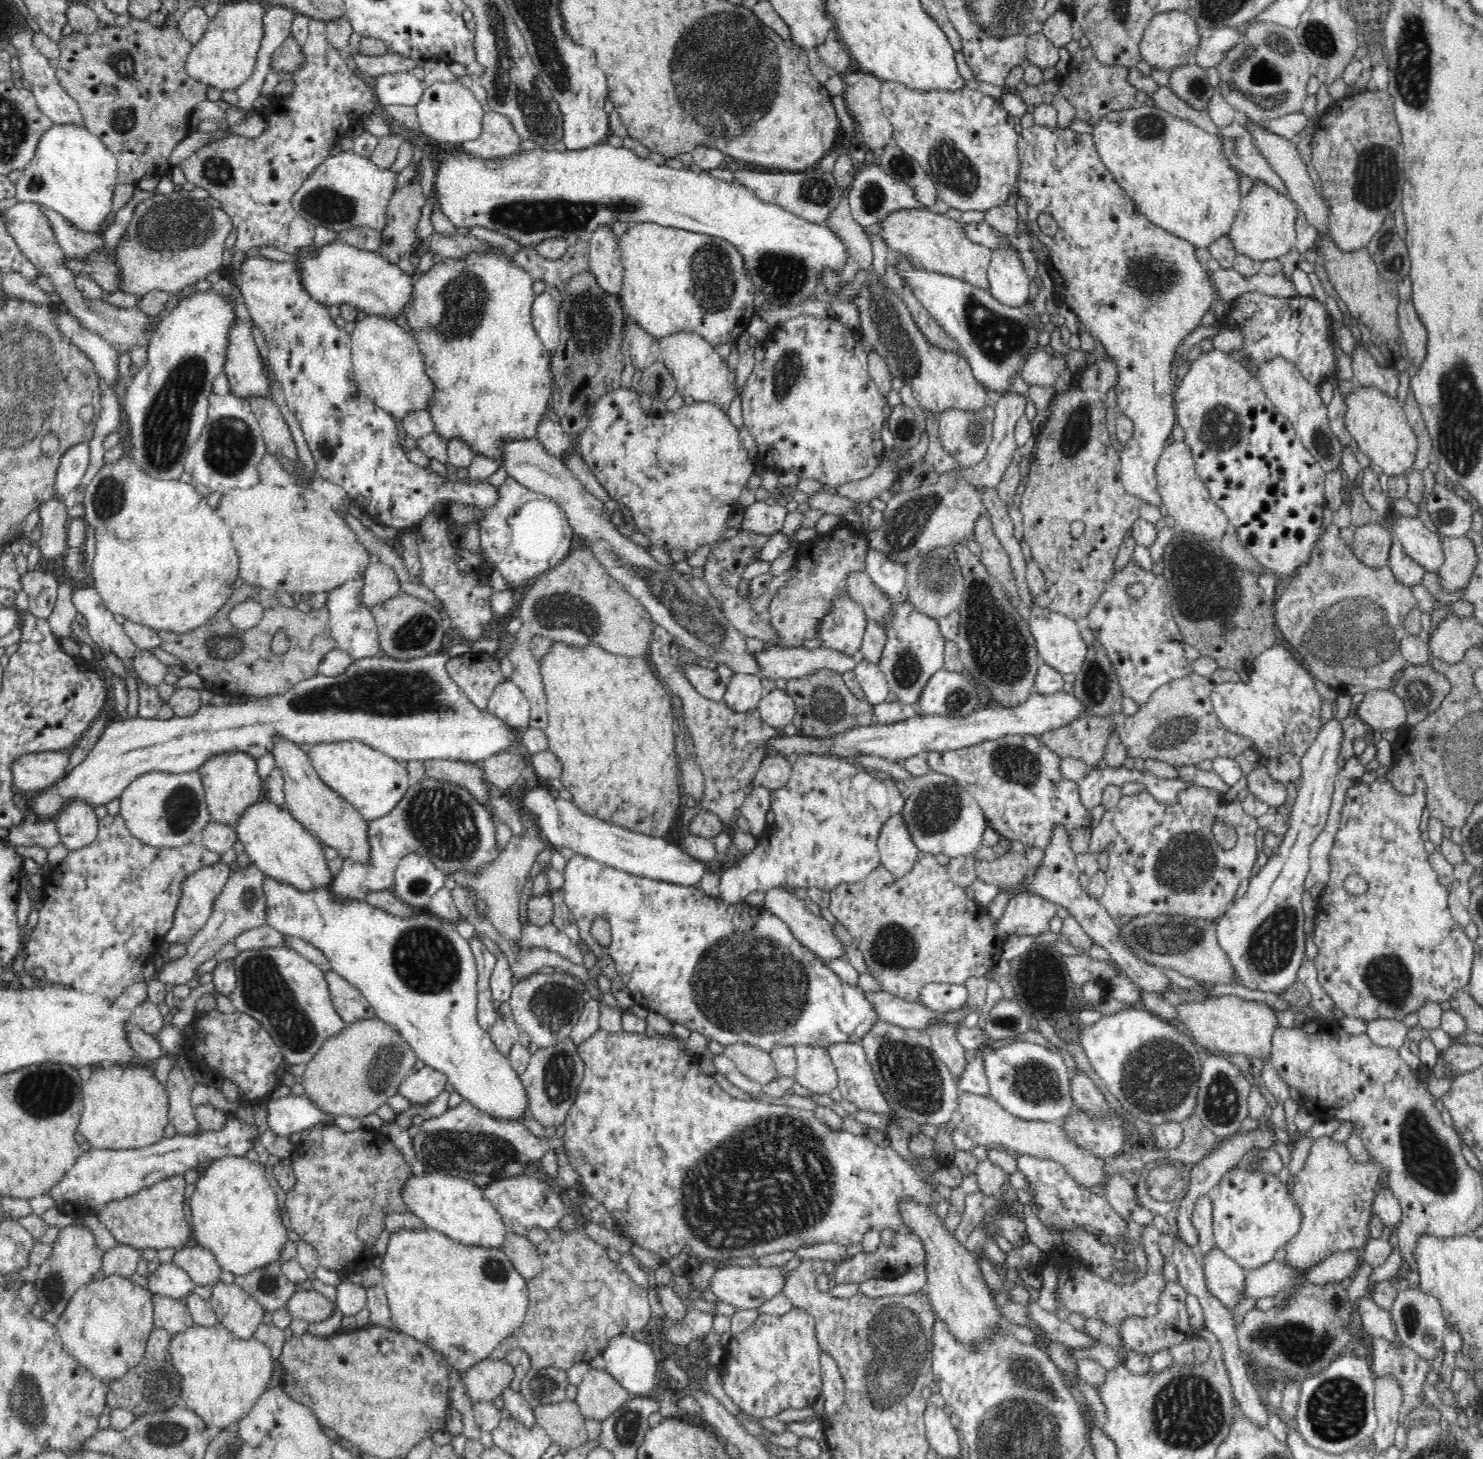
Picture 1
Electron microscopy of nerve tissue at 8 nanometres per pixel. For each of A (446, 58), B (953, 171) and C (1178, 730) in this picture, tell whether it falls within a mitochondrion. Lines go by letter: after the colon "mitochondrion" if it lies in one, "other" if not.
A: other
B: mitochondrion
C: mitochondrion

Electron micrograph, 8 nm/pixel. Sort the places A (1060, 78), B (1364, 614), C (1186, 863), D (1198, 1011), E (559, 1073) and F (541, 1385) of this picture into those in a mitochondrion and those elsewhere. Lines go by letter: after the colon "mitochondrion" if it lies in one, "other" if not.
A: other
B: mitochondrion
C: mitochondrion
D: other
E: mitochondrion
F: mitochondrion

